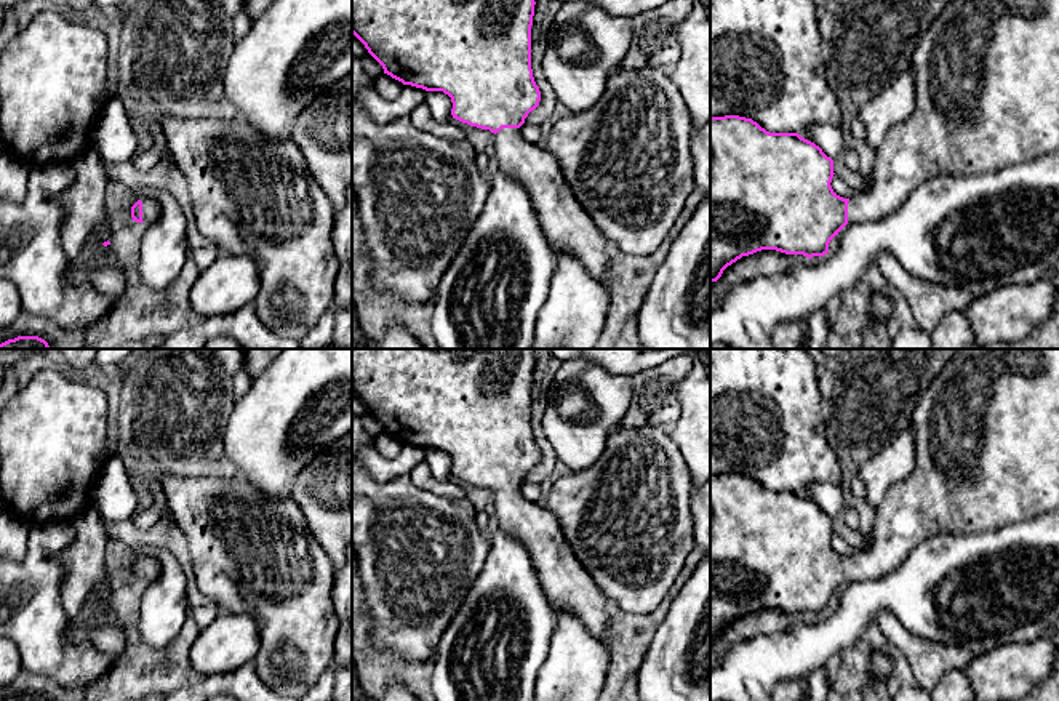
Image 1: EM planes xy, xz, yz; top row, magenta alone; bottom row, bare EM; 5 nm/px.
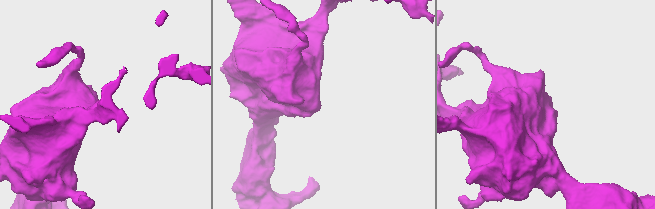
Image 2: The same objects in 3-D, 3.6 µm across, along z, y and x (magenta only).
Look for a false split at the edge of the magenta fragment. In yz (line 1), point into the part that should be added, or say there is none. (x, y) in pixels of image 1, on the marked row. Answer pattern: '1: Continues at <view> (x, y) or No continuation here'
1: Continues at yz (987, 71)

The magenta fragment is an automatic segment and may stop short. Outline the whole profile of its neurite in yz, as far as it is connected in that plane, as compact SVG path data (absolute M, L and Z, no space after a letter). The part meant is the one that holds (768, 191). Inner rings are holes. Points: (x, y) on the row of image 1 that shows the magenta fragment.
M950 0L942 13L923 32L912 54L910 70L917 85L917 104L909 118L896 123L877 149L872 168L872 182L856 190L849 198L837 195L830 186L833 160L819 146L798 133L769 133L752 118L739 115L710 117L710 282L717 282L723 270L761 250L776 250L785 254L806 258L829 253L830 240L848 222L878 222L891 214L925 181L944 174L985 174L1006 166L1027 163L1059 149L1059 0Z

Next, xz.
M352 0L352 34L382 66L384 74L426 91L443 91L451 98L453 118L490 130L494 134L494 158L499 170L525 187L555 254L565 251L579 258L589 274L606 277L613 262L613 246L581 206L568 186L557 158L542 146L522 138L520 126L539 106L541 91L531 69L531 26L534 0Z

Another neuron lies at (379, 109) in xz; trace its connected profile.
M403 85L395 99L386 99L373 86L363 86L355 91L355 99L371 120L384 123L398 117L410 117L419 104L426 102L426 90Z

